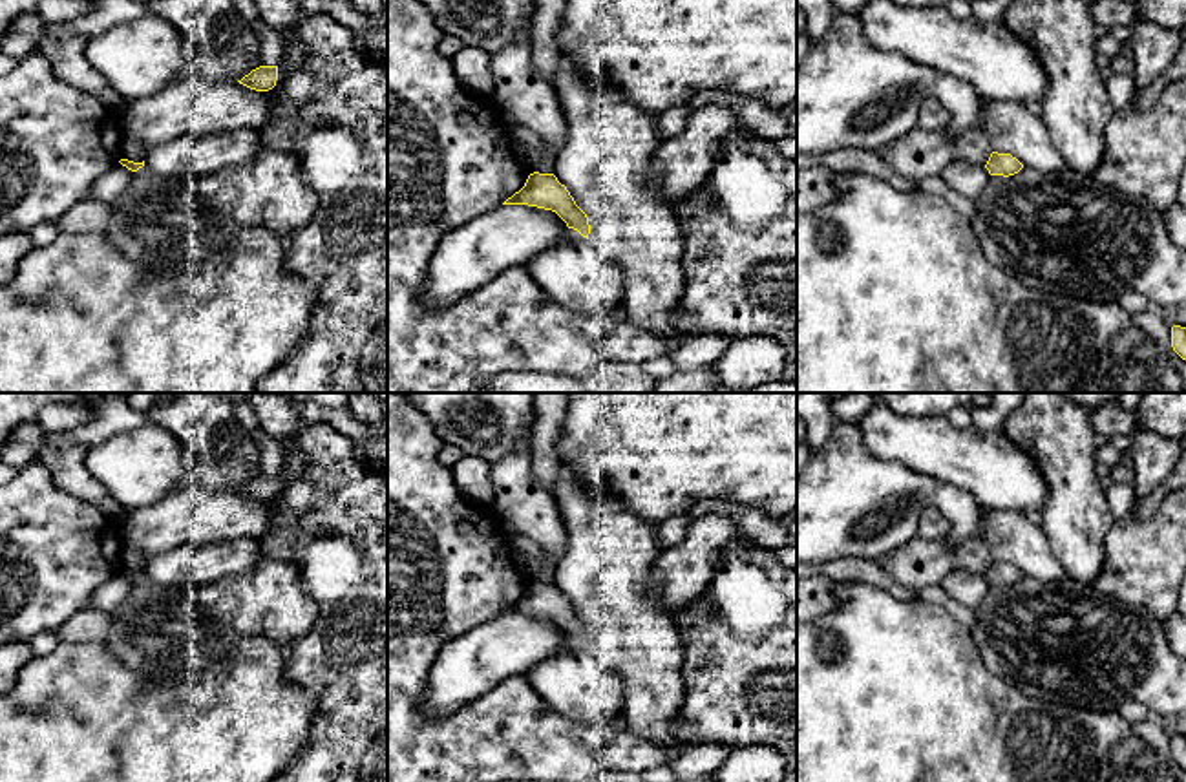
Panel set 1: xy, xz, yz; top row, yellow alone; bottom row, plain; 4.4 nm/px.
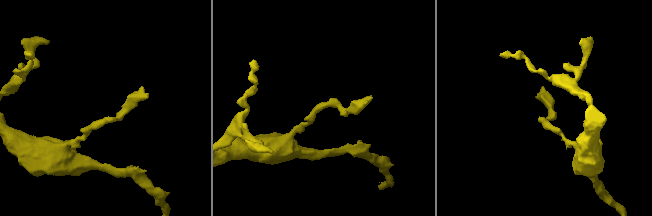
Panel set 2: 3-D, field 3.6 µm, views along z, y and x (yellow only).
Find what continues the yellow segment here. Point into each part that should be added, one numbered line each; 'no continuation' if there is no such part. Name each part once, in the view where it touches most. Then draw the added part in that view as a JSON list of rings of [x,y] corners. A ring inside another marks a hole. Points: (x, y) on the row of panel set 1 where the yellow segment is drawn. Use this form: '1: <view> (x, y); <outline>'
1: xy (295, 52); [[[298,40],[285,42],[285,48],[281,51],[281,58],[278,62],[276,84],[280,84],[291,69],[298,68],[305,57],[307,57],[307,49],[302,42],[298,42]]]

